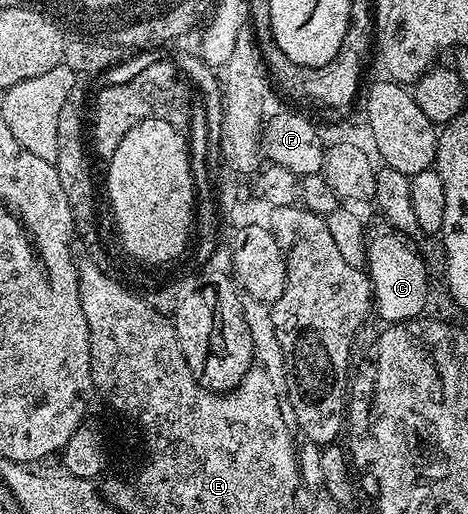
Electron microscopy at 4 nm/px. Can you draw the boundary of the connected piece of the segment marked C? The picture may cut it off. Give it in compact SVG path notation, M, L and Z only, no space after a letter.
M387 234L371 238L367 246L366 271L379 318L398 324L400 321L415 320L423 314L424 303L429 297L430 276L425 260L417 250L412 251L397 234Z

